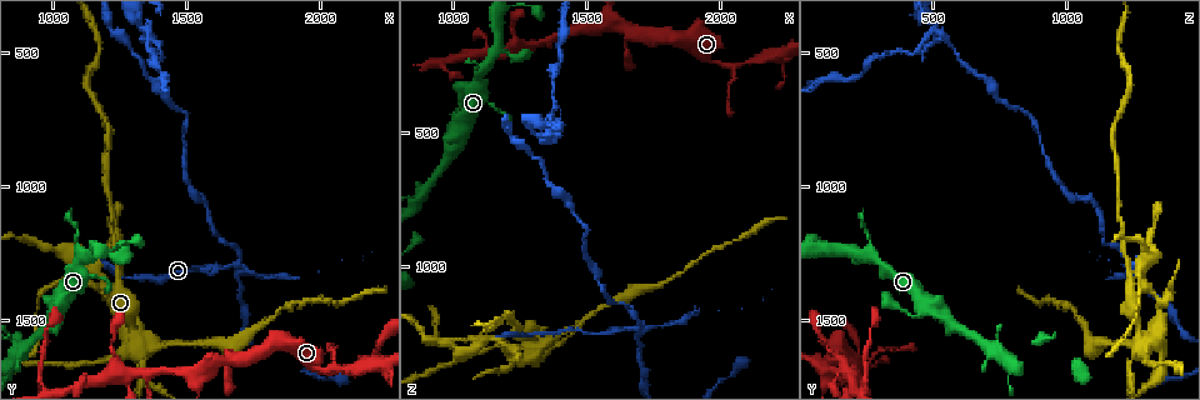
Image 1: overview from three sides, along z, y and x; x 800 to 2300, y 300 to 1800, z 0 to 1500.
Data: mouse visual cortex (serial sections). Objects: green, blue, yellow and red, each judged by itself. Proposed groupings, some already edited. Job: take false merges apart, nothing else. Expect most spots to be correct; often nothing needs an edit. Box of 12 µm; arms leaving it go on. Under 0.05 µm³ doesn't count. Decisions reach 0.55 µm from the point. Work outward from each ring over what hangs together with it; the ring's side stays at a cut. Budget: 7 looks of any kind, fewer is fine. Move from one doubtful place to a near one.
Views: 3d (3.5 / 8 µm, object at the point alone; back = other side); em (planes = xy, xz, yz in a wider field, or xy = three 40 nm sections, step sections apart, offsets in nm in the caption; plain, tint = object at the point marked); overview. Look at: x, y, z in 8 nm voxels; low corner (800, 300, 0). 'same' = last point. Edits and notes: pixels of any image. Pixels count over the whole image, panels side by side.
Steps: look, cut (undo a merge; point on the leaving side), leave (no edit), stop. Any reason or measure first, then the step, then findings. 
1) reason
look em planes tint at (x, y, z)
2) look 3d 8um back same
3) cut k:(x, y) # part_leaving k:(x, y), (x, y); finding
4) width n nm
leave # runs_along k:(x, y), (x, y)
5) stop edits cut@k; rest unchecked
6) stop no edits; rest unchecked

arms run side by side
look 3d 8um at (1360, 1710, 150)

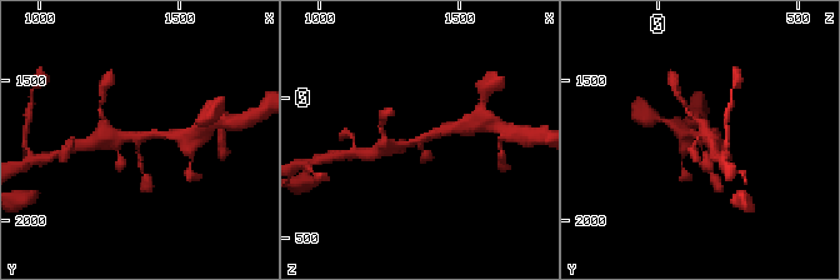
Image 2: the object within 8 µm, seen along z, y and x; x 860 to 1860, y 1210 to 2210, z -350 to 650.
look em xy step 2 tint at (1360, 1700, 150)

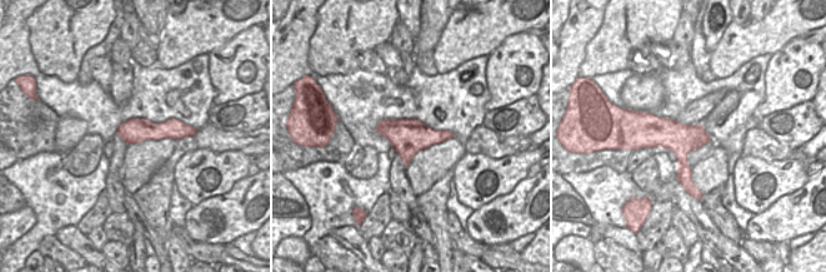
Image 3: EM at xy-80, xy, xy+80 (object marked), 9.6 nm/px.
leave # runs_along 2:(451, 128), (381, 149); one cell here

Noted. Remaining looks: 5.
side arm on a straight run
look 3d 8um at (1700, 1280, 1240)

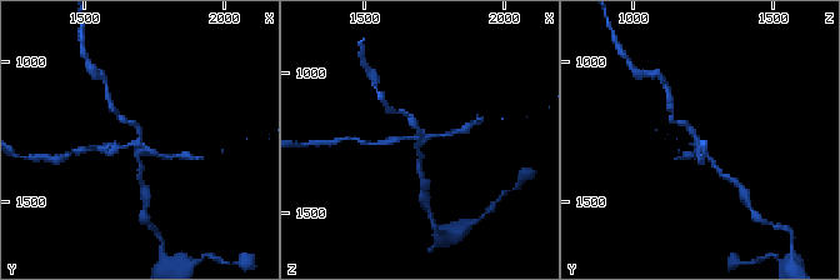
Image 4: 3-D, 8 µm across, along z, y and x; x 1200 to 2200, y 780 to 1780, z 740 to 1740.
zoom in
look 3d 3.5um at (1690, 1290, 1230)

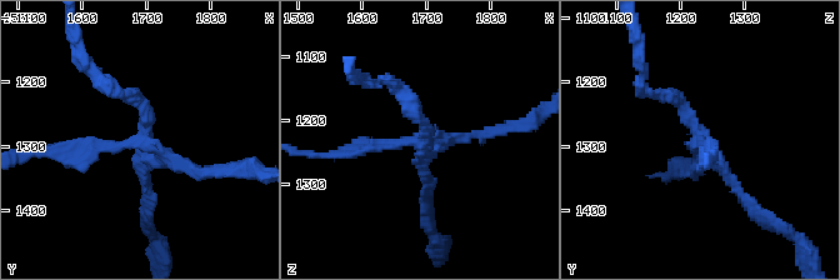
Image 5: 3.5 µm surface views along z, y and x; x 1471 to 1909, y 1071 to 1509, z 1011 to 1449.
shape alone is not enough
look em xy step 3 tint at (1690, 1290, 1235)

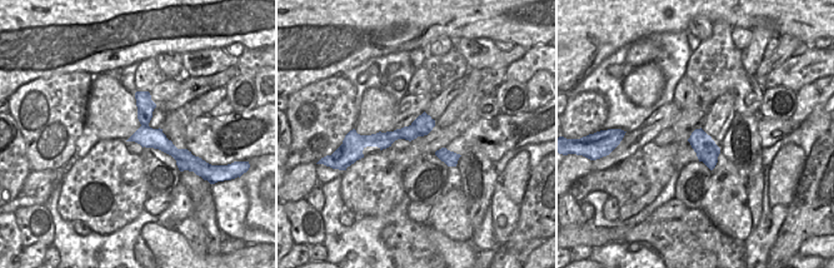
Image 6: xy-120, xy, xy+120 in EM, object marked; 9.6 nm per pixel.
cut 5:(749, 203) # part_leaving 5:(698, 130), (675, 95), (640, 88), (644, 73); two cells meet here

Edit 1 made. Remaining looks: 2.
looks like a crossing
look 3d 3.5um at (1340, 1570, 1290)

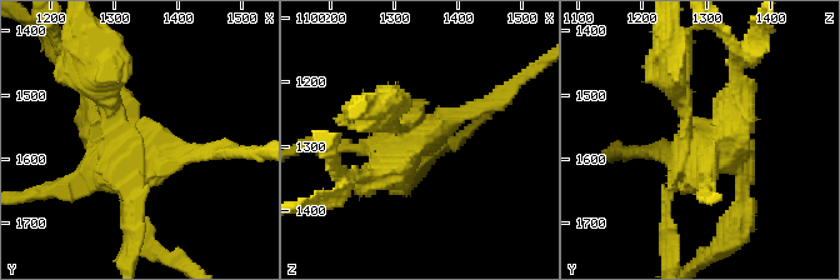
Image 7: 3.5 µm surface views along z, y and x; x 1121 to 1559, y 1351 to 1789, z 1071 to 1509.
look em xy step 2 tint at (1330, 1580, 1285)

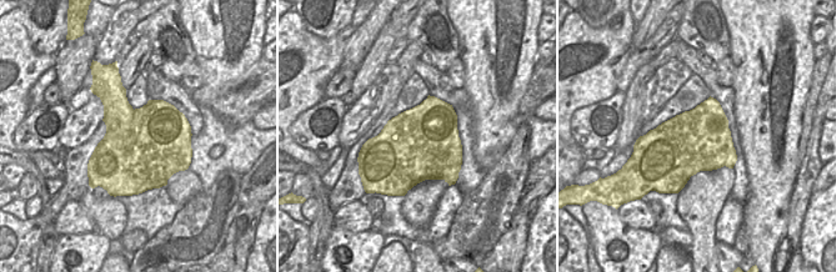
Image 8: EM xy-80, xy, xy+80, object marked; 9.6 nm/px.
cut 7:(425, 160) # part_leaving 7:(410, 135), (395, 170), (360, 176); a second cell is stuck on

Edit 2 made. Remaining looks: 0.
stop edits cut@5, cut@7; rest unchecked

